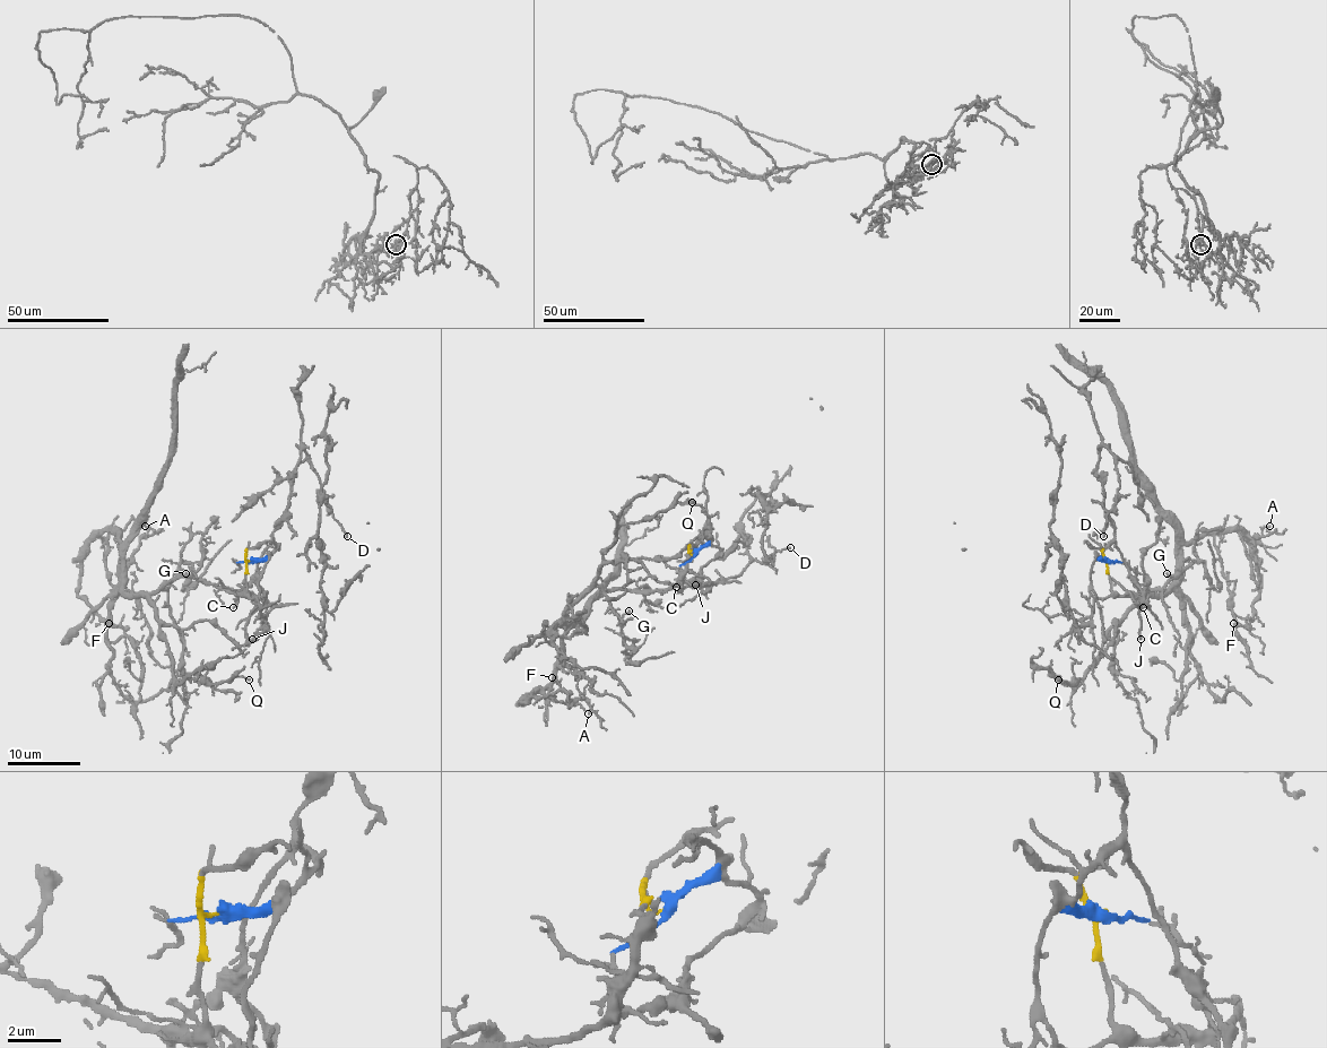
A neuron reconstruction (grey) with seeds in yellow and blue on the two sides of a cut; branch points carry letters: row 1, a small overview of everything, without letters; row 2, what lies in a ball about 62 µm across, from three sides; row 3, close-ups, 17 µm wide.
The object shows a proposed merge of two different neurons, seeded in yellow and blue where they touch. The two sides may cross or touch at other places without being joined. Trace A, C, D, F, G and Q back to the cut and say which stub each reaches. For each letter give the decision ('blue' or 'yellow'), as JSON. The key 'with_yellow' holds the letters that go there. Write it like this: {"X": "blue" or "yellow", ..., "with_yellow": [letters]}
{"A": "yellow", "C": "yellow", "D": "blue", "F": "yellow", "G": "yellow", "Q": "yellow", "with_yellow": ["A", "C", "F", "G", "Q"]}

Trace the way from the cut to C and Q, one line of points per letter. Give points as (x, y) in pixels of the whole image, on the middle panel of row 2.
C: (694, 554), (690, 551), (682, 581), (676, 587)
Q: (694, 554), (690, 551), (685, 574), (667, 589), (592, 583), (622, 525), (693, 501)

